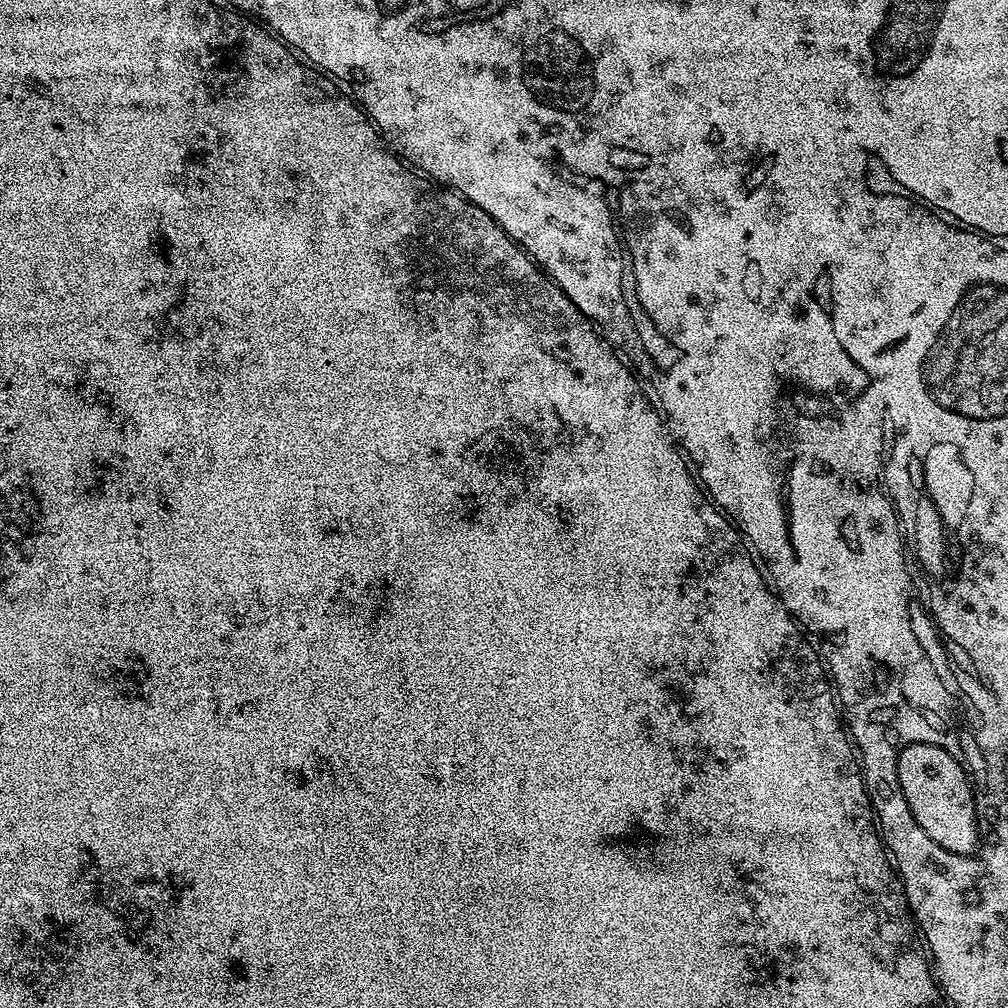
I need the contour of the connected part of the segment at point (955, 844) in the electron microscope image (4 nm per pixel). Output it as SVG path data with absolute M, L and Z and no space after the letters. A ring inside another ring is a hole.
M908 744L901 750L896 759L896 773L902 794L906 798L906 806L910 806L910 814L914 814L914 822L926 830L929 845L939 851L974 856L982 847L980 826L976 822L976 794L974 785L964 767L942 746L933 744Z

